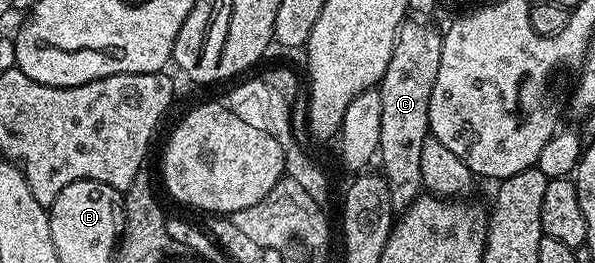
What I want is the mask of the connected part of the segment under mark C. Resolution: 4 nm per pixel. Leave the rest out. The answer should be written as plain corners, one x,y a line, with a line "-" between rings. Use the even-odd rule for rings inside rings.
406,20
397,31
397,39
393,43
393,55
389,59
389,67
377,88
381,95
381,139
379,140
378,160
383,160
381,176
387,181
391,192
392,210
408,209
424,192
421,179
421,147
425,147
425,139
429,135
429,95
433,95
433,83
437,83
437,67
441,67
441,47
443,33
434,29
434,24
415,25

